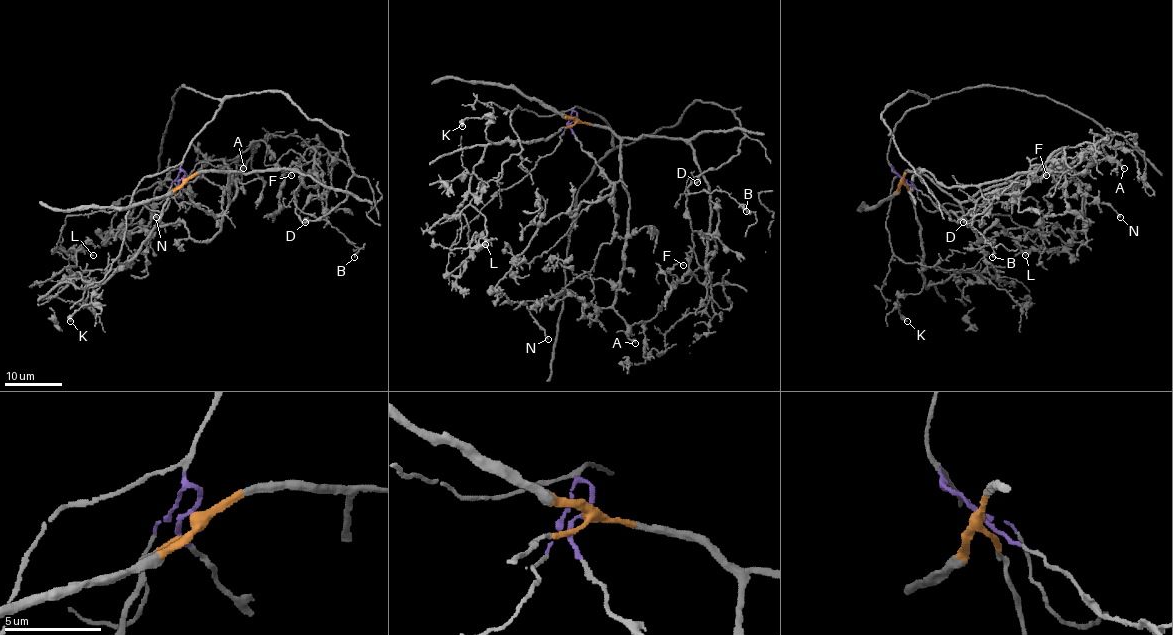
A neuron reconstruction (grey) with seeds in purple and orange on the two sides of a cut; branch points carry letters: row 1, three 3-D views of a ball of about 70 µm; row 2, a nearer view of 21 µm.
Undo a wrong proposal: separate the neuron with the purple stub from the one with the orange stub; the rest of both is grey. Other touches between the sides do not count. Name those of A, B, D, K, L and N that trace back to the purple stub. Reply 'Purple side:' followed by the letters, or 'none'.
Purple side: B, D, N

